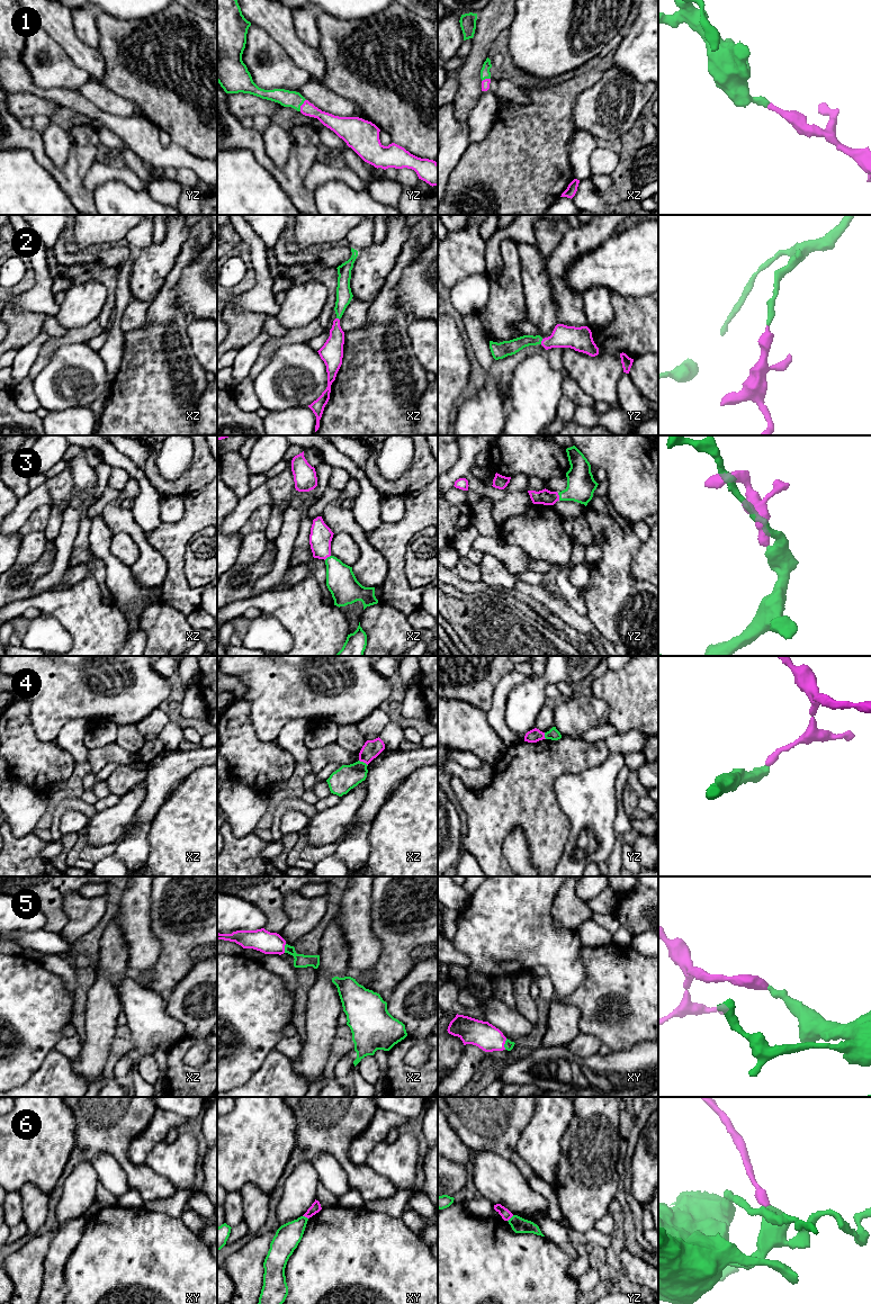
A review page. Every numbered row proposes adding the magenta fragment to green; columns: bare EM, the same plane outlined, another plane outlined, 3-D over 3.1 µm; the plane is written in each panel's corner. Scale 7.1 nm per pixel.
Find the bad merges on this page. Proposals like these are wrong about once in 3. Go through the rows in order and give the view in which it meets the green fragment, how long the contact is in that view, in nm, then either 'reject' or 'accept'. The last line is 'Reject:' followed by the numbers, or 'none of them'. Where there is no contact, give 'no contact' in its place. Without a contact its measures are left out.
1: yz | 100 nm | accept
2: yz | 40 nm | accept
3: yz | 60 nm | accept
4: xz | 80 nm | reject
5: xy | 80 nm | accept
6: yz | 60 nm | reject
Reject: 4, 6

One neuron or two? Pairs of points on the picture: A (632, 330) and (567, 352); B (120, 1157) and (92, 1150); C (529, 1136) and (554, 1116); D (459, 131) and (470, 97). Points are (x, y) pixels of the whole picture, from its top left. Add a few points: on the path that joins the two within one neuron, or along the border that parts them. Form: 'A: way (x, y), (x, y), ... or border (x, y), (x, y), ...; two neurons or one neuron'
A: way (617, 343), (599, 361), (583, 361); one neuron
B: way (114, 1150), (110, 1147), (99, 1147); one neuron
C: way (535, 1135), (548, 1122); one neuron
D: border (452, 102), (455, 116), (460, 122), (466, 122); two neurons

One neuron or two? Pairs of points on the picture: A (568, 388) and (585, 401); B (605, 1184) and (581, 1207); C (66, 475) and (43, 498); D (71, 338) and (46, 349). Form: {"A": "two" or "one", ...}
{"A": "one", "B": "one", "C": "two", "D": "one"}

